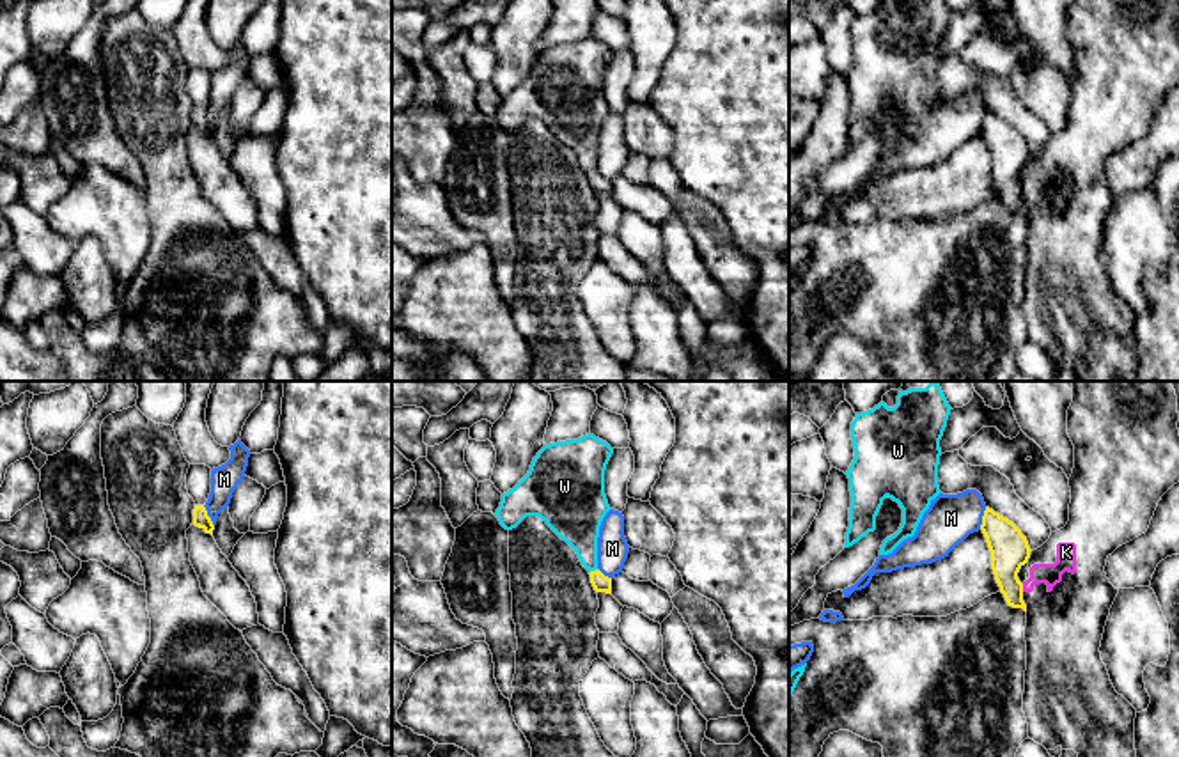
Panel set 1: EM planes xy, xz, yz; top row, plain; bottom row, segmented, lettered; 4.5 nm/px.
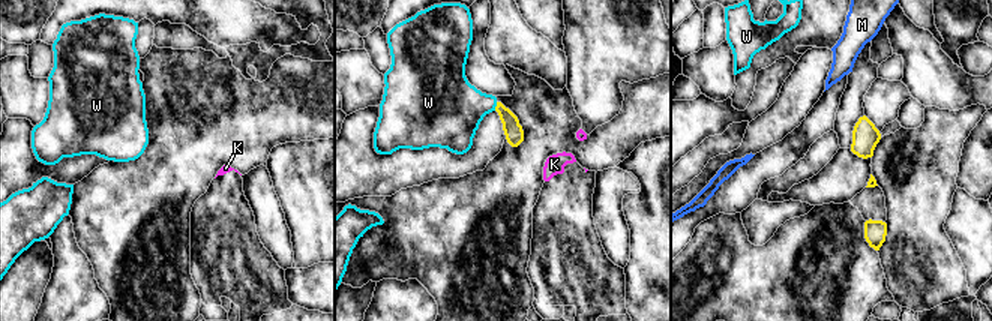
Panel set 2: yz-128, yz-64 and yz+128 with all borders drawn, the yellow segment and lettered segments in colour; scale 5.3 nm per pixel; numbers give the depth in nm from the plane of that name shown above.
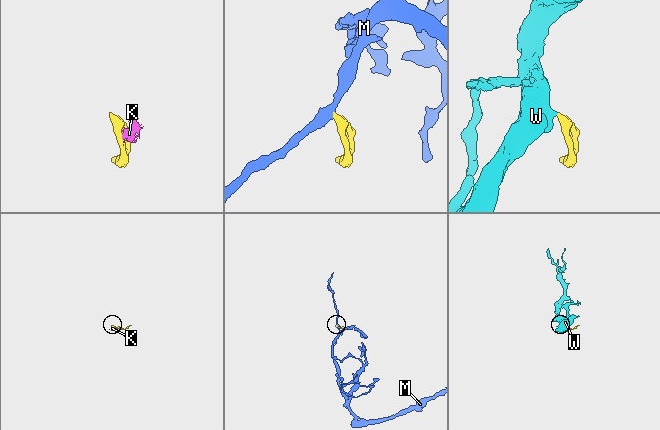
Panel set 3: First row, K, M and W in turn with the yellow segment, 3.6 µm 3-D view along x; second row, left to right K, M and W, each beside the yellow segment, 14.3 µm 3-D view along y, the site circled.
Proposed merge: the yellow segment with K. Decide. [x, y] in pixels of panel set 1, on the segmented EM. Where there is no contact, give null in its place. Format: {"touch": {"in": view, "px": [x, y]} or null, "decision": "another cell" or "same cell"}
{"touch": {"in": "yz", "px": [1022, 587]}, "decision": "another cell"}

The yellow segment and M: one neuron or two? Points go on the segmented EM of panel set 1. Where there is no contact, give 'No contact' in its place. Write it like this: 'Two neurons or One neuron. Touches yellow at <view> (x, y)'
Two neurons. Touches yellow at yz (983, 518)

